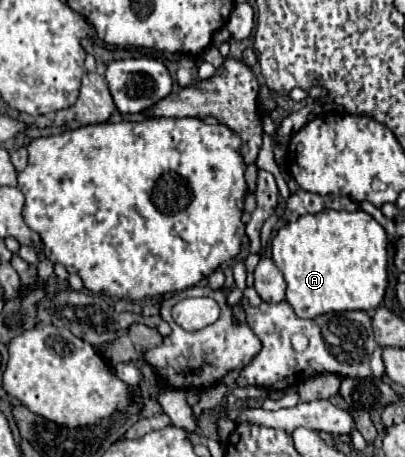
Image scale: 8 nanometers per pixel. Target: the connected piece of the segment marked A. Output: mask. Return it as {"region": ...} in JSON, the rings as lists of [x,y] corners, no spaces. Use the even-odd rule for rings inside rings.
{"region":[[[323,210],[305,214],[295,222],[287,222],[271,240],[271,258],[283,272],[287,282],[287,302],[299,318],[315,318],[327,312],[343,310],[375,310],[379,308],[387,288],[387,232],[367,212],[355,210]]]}

